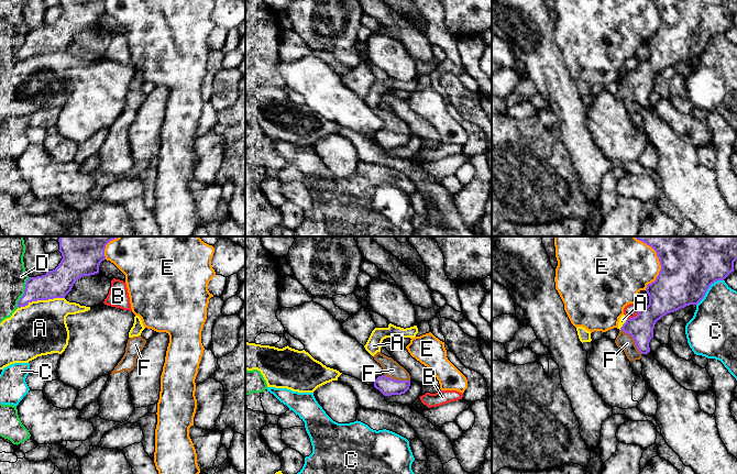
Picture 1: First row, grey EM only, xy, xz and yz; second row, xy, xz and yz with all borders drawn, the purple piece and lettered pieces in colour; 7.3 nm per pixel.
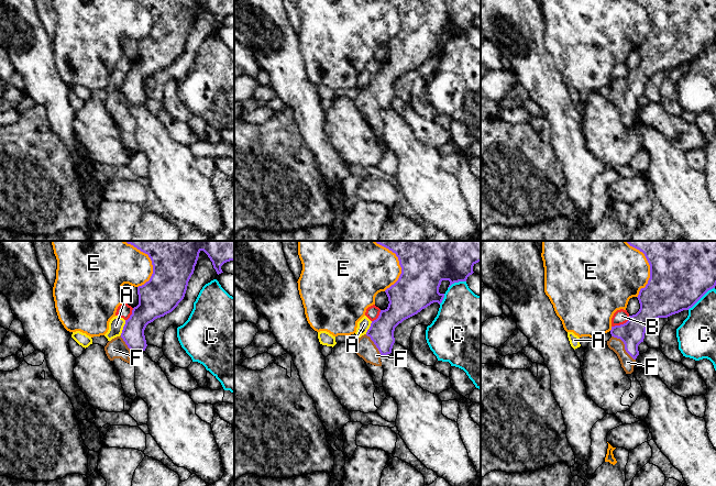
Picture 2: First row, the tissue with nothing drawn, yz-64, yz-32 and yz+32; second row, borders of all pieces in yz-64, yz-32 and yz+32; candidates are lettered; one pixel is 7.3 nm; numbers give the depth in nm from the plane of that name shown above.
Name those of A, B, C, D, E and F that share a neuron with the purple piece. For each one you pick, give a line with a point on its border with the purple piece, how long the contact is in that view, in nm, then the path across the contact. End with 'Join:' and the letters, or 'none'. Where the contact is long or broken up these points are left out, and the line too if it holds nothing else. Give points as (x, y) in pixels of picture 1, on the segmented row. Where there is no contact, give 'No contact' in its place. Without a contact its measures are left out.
F: Touches purple at yz (634, 339). Shared border 240 nm. Path across: yz (640, 328), (634, 339), (624, 341)
Join: F

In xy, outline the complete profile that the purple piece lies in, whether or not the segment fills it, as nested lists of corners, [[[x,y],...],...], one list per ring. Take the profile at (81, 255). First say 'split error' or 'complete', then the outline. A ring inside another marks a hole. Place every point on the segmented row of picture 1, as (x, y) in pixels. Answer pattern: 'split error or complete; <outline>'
complete; [[[59,236],[58,251],[63,256],[60,263],[45,275],[29,277],[18,307],[25,307],[37,300],[65,298],[77,279],[99,273],[99,265],[106,260],[106,245],[118,238]]]

